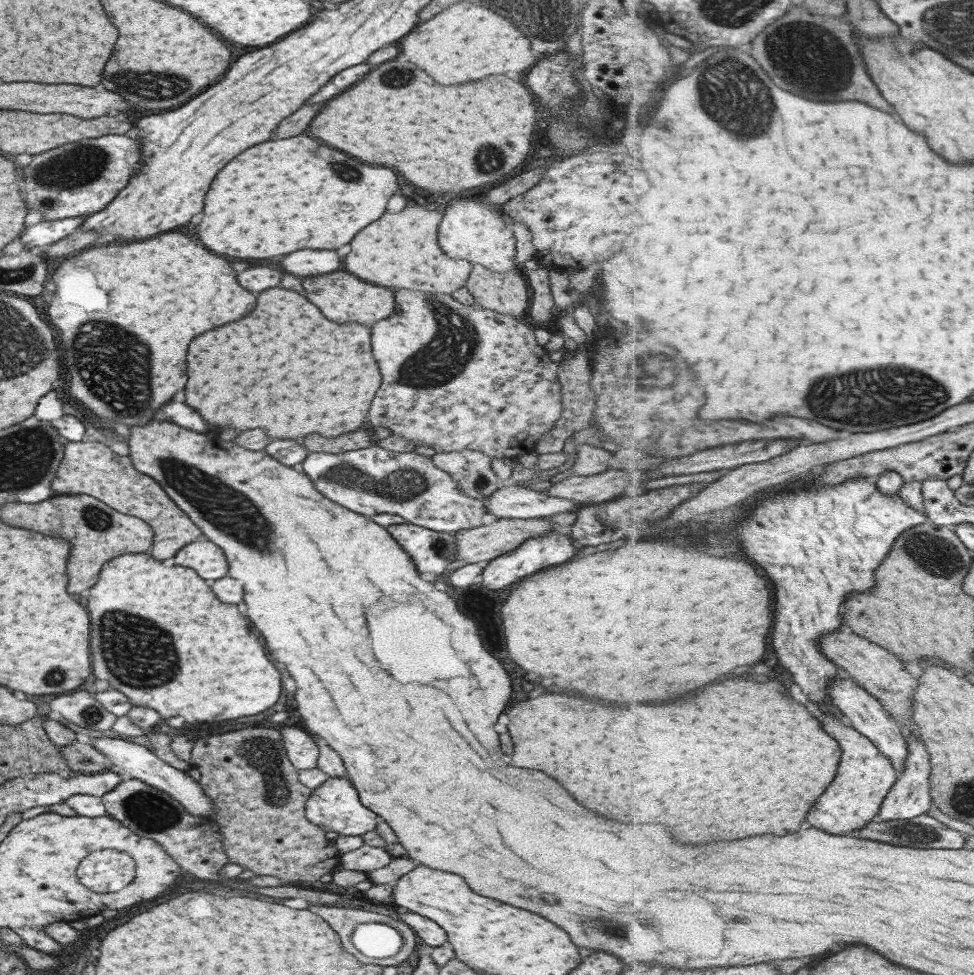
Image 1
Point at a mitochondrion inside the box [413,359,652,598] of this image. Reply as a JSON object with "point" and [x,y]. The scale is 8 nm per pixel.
{"point":[440,547]}

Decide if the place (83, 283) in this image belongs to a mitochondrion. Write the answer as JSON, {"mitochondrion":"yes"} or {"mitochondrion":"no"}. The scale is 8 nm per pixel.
{"mitochondrion":"no"}

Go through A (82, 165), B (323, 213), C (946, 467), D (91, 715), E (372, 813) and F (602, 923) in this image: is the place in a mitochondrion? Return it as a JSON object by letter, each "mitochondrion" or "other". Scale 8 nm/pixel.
{"A":"mitochondrion","B":"other","C":"other","D":"mitochondrion","E":"other","F":"mitochondrion"}

